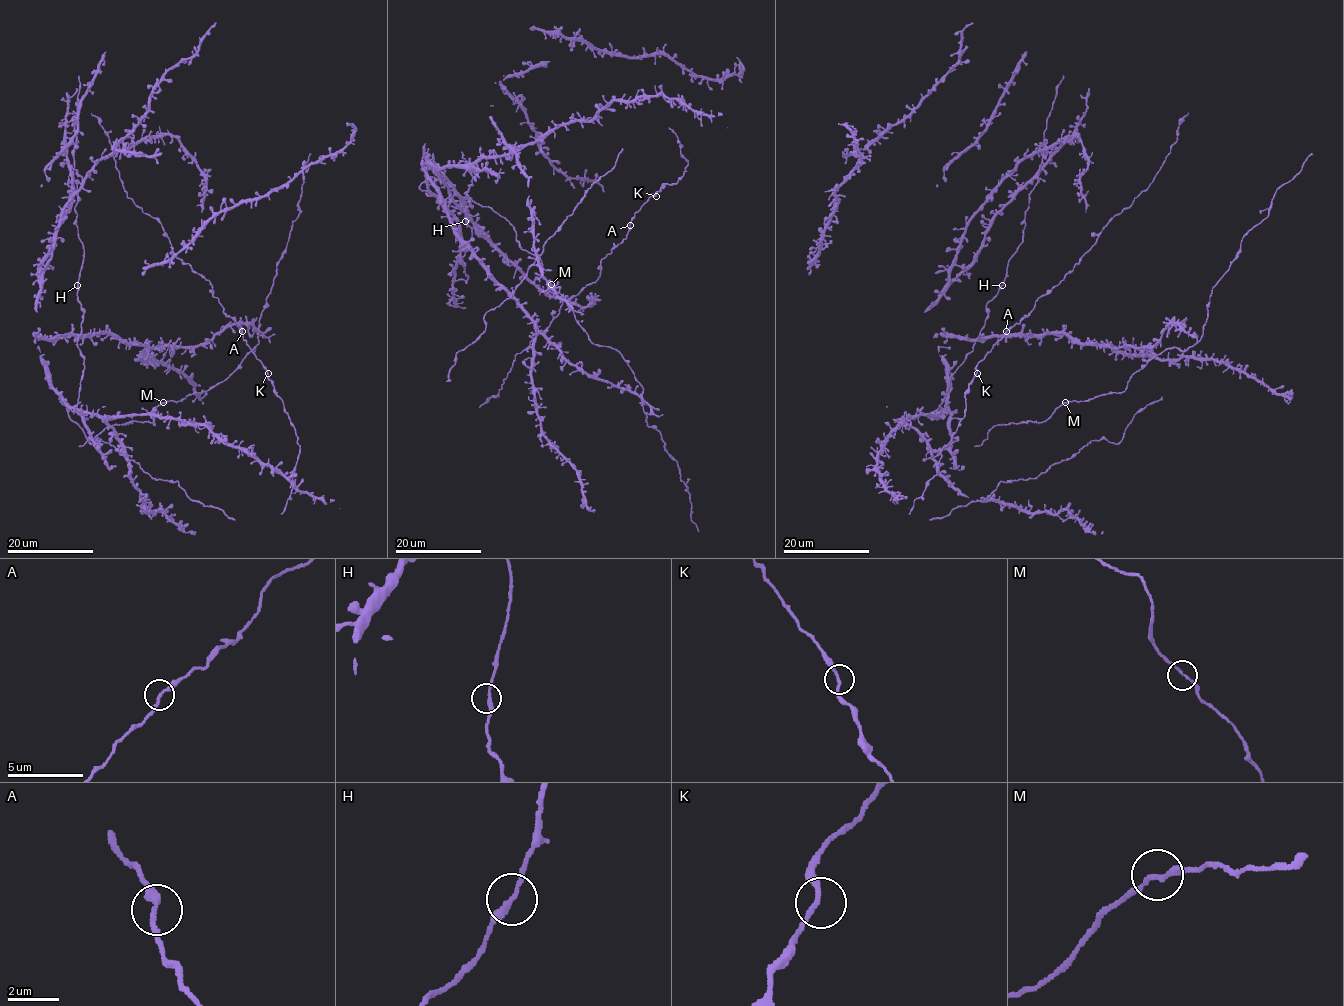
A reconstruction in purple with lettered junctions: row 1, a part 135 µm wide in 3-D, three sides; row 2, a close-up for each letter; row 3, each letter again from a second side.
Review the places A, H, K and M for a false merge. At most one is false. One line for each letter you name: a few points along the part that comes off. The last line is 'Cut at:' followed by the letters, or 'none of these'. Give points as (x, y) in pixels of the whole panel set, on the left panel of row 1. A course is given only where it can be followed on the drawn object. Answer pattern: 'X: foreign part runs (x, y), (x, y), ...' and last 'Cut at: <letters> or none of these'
Cut at: none of these

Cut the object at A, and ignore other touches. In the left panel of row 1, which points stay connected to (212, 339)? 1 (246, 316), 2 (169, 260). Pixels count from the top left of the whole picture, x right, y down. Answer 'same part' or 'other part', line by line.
1: same part
2: same part

